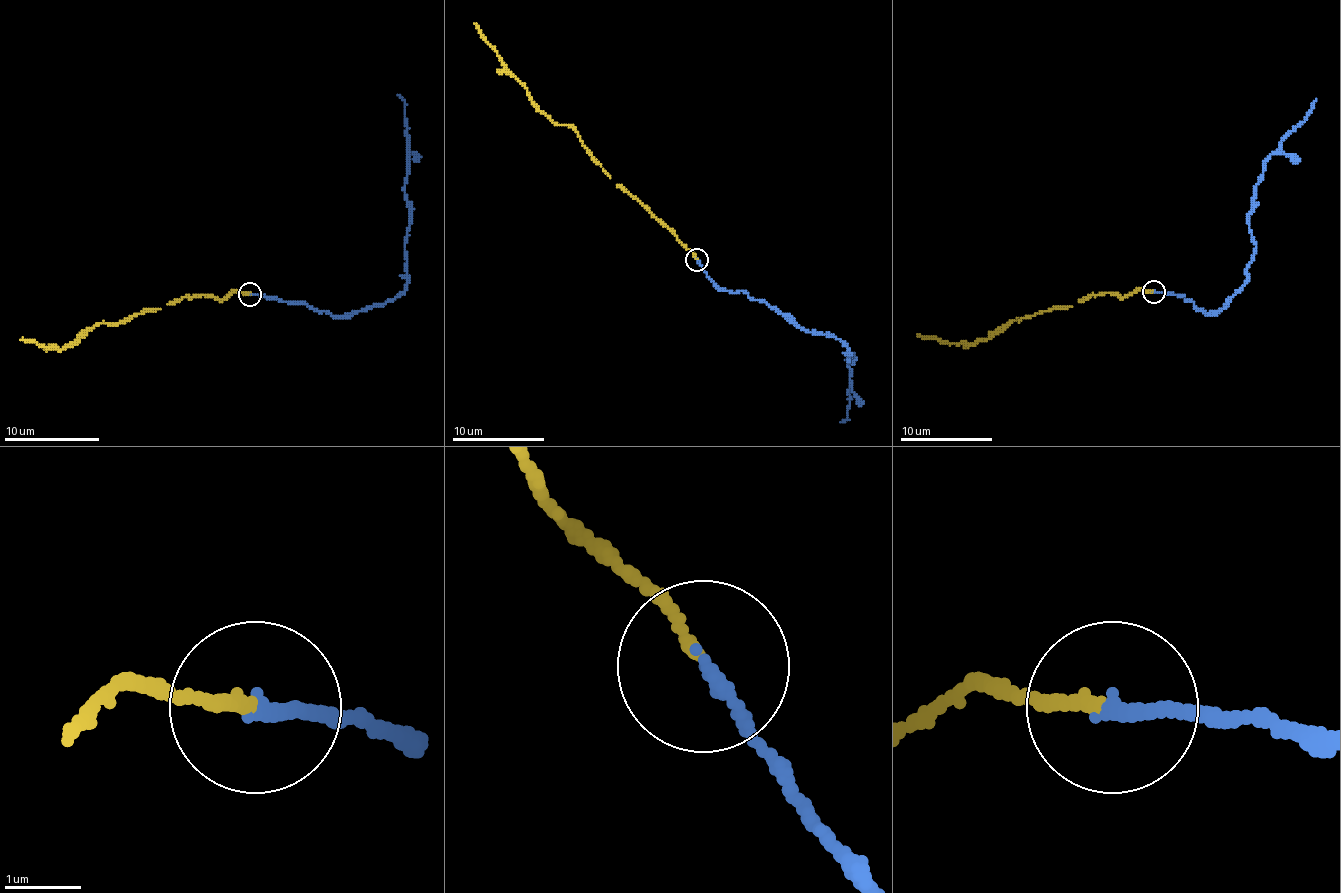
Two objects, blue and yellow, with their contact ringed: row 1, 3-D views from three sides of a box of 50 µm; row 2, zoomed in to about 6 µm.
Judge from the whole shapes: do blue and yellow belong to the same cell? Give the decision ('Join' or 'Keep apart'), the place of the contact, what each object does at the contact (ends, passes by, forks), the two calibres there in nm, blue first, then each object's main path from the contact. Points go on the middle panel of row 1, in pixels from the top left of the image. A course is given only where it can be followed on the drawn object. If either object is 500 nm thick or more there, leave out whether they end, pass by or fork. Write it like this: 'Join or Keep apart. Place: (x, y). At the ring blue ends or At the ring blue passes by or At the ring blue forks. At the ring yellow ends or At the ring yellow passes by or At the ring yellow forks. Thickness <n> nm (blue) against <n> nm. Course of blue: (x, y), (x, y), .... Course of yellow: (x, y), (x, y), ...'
Join. Place: (697, 260). At the ring blue ends. At the ring yellow ends. Thickness 180 nm (blue) against 150 nm. Course of blue: (697, 261), (720, 288), (743, 291), (847, 348), (849, 408), (840, 422). Course of yellow: (697, 258), (610, 178), (571, 127), (554, 125), (547, 118), (474, 23)

